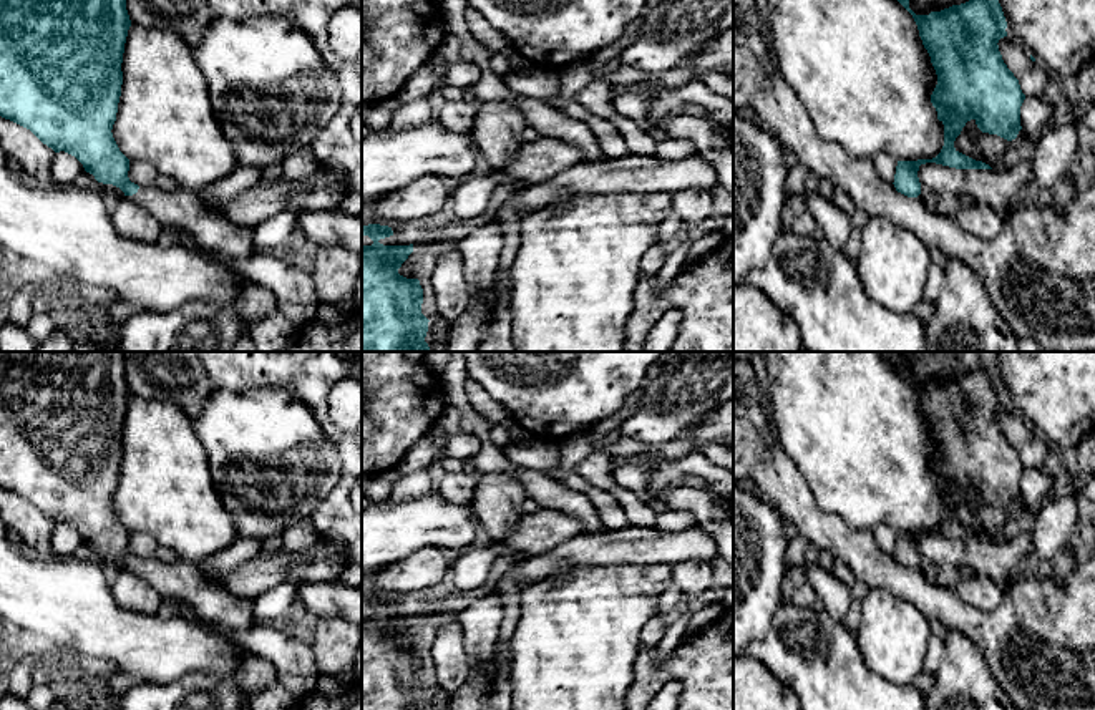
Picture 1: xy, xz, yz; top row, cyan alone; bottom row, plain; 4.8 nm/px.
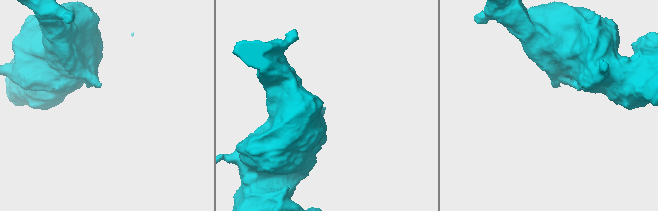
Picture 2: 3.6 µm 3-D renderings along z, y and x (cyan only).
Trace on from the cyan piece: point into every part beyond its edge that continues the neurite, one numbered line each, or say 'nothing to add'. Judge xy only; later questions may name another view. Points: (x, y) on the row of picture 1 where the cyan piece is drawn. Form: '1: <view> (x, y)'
1: xy (181, 208)

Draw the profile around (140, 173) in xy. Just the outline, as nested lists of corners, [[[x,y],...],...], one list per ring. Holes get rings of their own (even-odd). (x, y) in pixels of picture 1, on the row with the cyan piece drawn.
[[[129,161],[128,178],[131,182],[138,186],[154,186],[158,176],[158,169],[149,163]]]

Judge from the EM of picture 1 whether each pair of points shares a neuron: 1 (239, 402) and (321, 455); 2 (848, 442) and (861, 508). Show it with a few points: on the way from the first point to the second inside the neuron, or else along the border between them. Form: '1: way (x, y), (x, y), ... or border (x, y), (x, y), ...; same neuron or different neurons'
1: way (259, 422), (292, 455), (301, 455); same neuron
2: way (860, 458), (861, 491); same neuron

